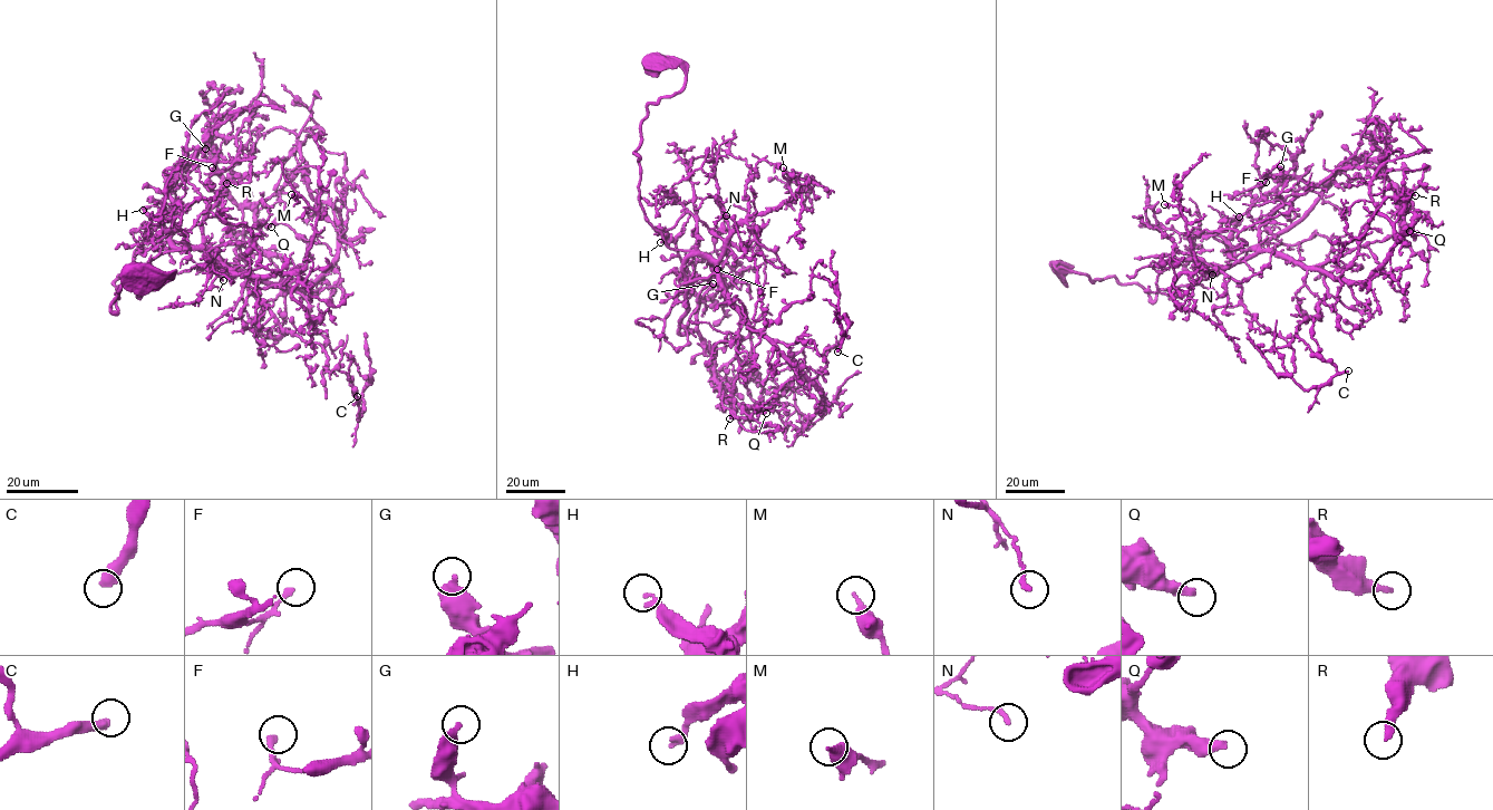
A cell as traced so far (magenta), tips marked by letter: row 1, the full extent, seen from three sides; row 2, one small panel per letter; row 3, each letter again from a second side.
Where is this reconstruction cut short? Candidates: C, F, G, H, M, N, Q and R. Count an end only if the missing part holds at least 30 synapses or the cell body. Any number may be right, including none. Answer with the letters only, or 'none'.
Q

